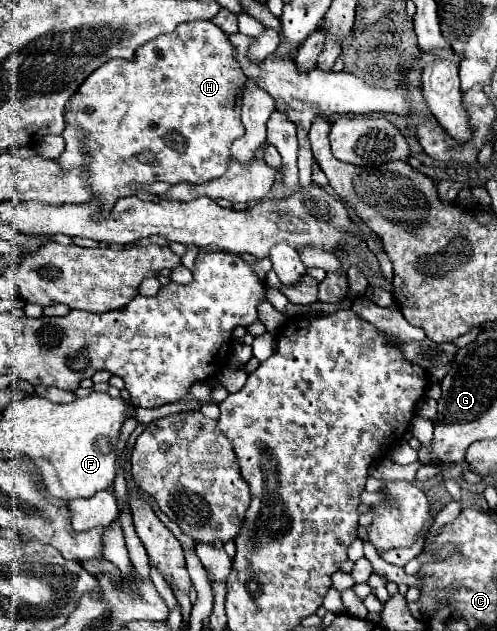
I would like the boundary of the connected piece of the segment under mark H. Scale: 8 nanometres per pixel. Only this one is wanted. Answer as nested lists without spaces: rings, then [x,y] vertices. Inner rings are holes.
[[[211,20],[179,24],[171,34],[161,34],[159,38],[139,46],[131,60],[113,58],[105,62],[87,78],[87,82],[83,82],[83,86],[79,86],[79,94],[67,102],[67,122],[61,134],[67,146],[59,162],[63,170],[75,166],[89,168],[89,184],[95,198],[103,202],[103,214],[111,210],[117,198],[133,196],[137,192],[137,184],[203,184],[219,178],[219,174],[225,174],[227,170],[231,142],[245,134],[239,102],[243,82],[247,82],[247,76],[235,58],[235,46],[223,30],[219,30]],[[143,150],[153,152],[153,162],[145,163],[136,158]]]

